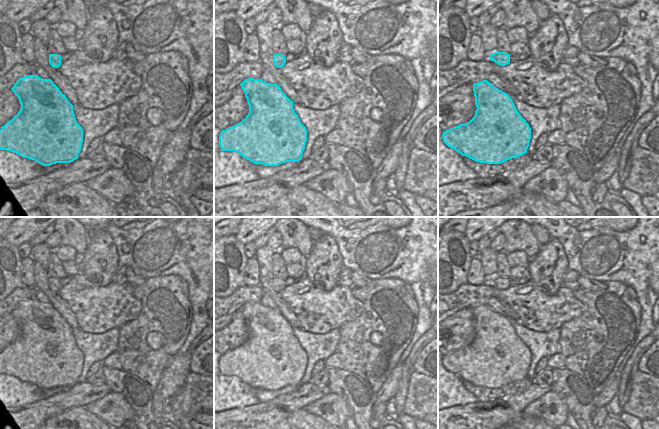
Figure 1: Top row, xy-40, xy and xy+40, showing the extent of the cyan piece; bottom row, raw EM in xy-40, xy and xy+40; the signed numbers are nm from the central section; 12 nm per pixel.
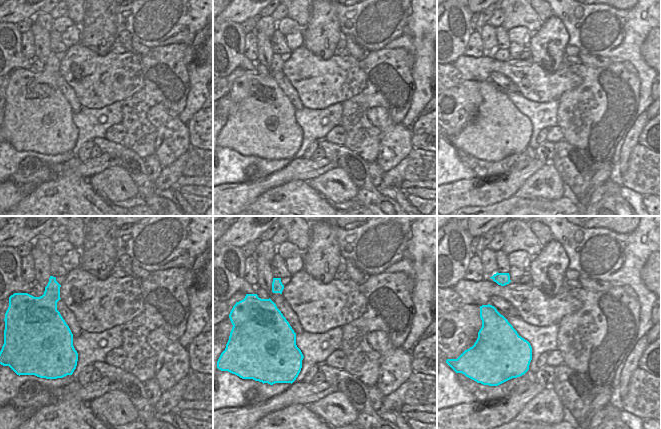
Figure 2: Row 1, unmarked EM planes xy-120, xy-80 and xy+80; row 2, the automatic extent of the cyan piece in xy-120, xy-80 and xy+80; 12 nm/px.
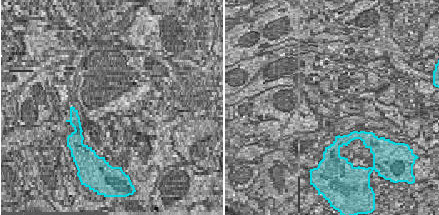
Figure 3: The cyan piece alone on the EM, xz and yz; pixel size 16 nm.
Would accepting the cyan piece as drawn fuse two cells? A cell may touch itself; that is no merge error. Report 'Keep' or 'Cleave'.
Keep.

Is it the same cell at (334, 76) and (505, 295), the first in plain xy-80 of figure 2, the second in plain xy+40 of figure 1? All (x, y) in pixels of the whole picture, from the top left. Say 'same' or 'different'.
same

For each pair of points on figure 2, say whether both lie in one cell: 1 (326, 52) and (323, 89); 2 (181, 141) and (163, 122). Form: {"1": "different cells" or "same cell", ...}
{"1": "different cells", "2": "same cell"}

